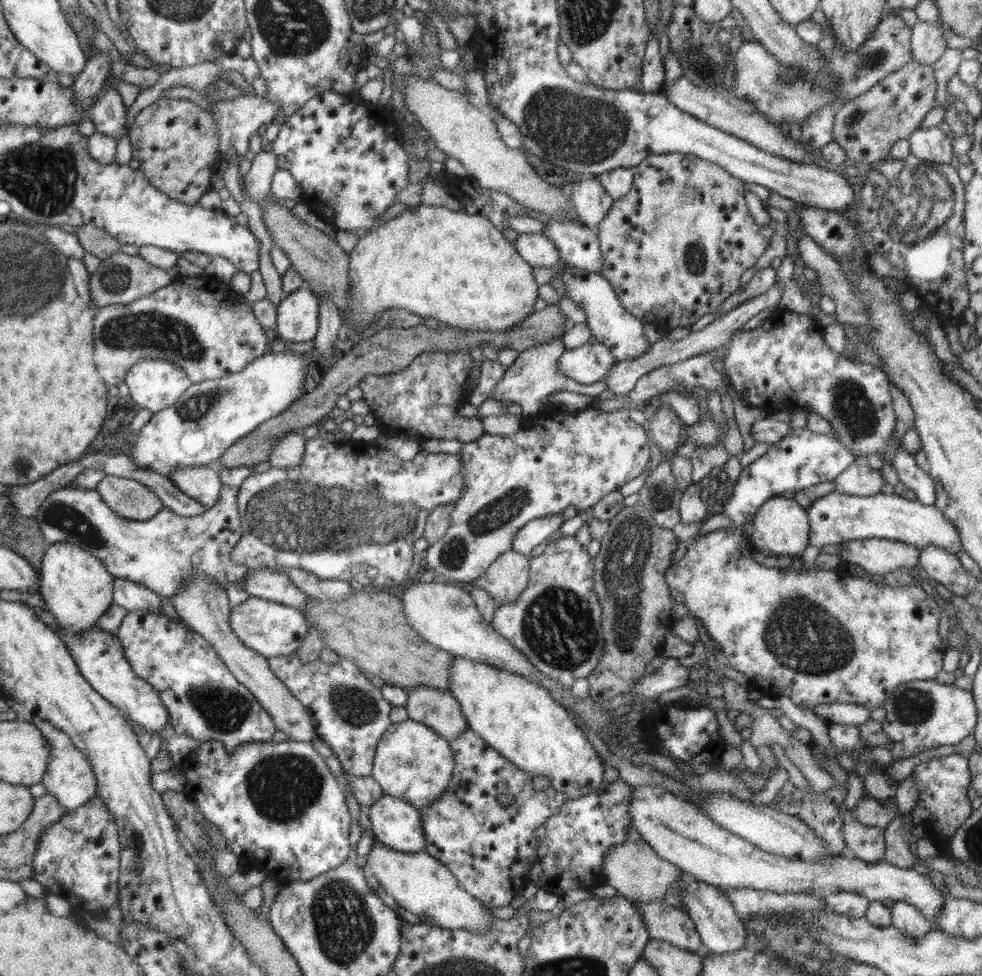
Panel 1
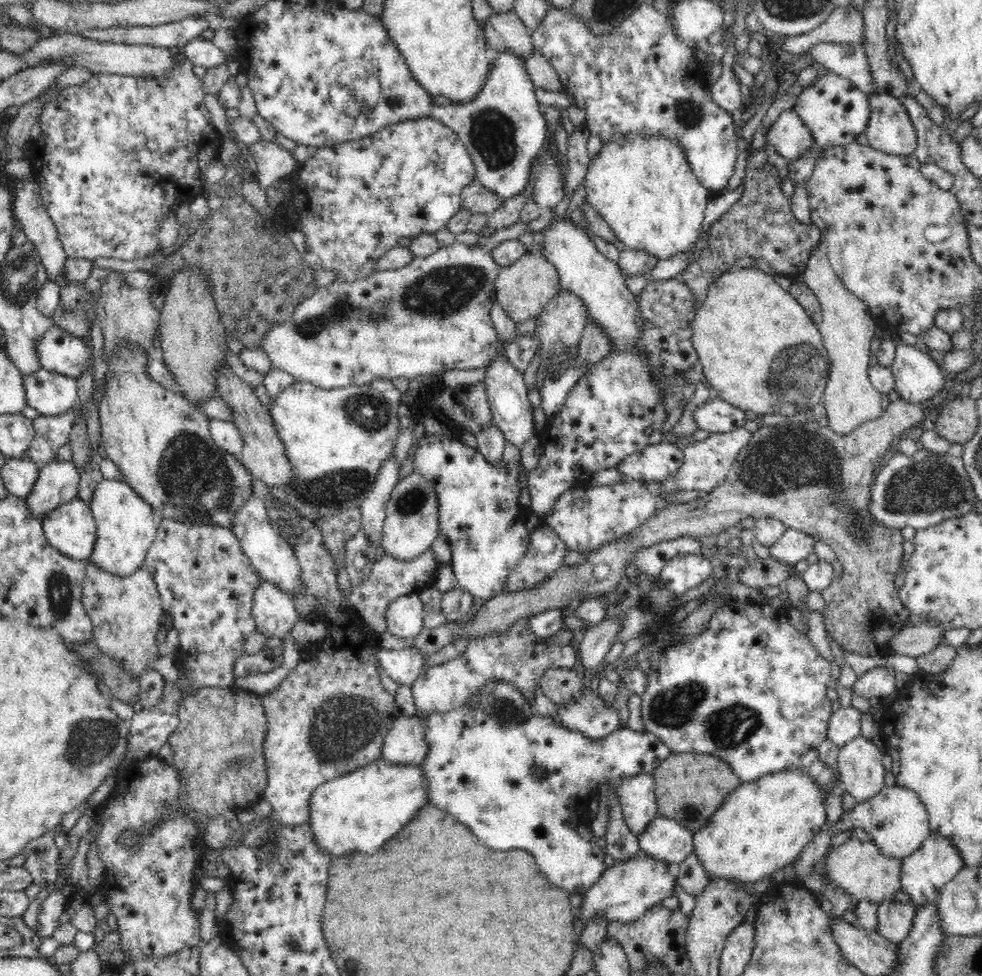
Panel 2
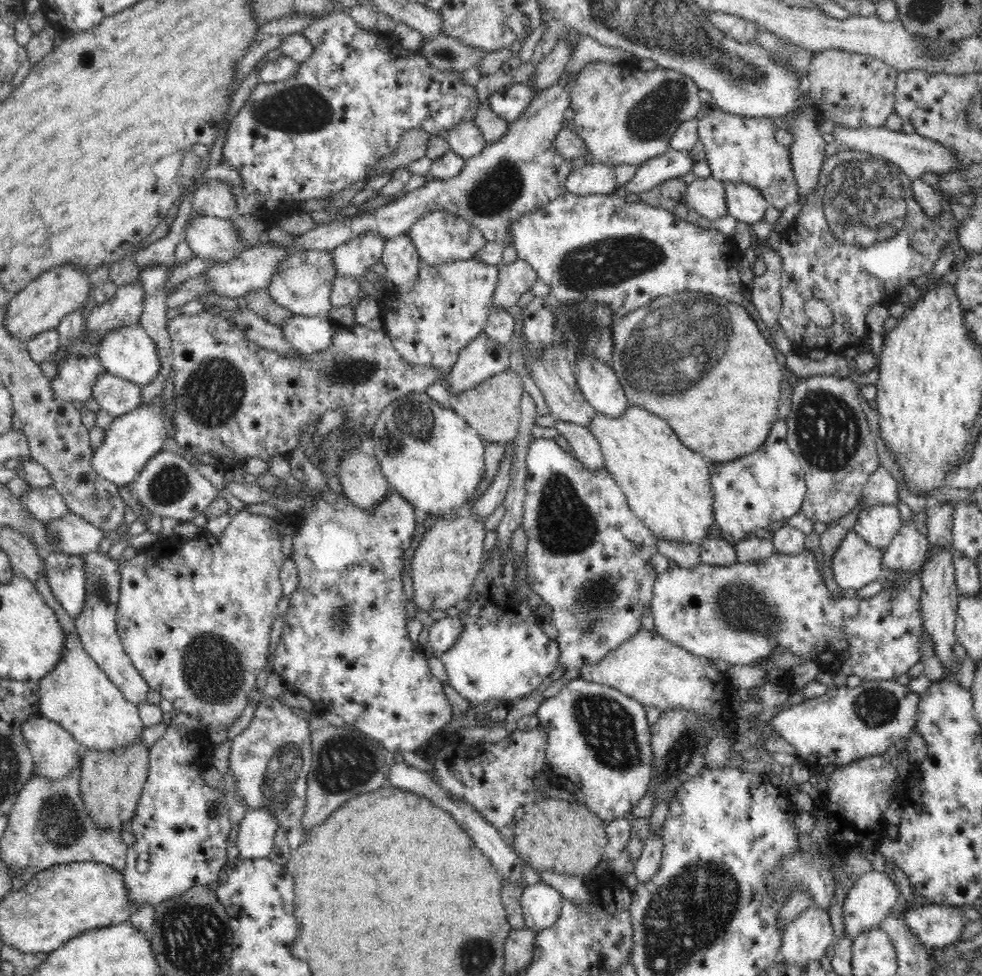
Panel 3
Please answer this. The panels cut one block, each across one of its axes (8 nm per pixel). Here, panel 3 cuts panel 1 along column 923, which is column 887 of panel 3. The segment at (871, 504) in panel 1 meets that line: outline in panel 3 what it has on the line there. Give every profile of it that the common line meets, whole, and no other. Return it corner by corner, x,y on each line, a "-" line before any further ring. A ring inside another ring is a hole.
874,505
860,512
853,530
871,546
884,550
903,525
896,505

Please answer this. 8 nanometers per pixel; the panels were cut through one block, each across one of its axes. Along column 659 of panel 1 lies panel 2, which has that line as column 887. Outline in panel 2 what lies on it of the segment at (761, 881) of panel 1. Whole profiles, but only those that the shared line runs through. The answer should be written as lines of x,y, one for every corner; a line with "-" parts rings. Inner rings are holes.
893,786
884,787
875,797
869,798
863,803
858,802
856,806
847,813
842,814
836,823
828,823
808,844
795,860
795,882
800,883
806,876
812,874
818,860
822,860
828,850
831,839
840,839
844,830
848,828
863,828
872,842
888,857
903,859
910,856
921,847
922,842
930,836
930,819
928,809
920,802
920,797
912,790

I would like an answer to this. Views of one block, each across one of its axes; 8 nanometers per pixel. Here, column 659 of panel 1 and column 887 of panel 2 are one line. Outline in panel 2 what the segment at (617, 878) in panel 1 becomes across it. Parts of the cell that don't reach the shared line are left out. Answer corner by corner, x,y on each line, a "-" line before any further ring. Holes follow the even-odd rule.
841,837
837,840
837,843
832,846
832,850
828,852
822,860
818,860
816,866
812,866
814,867
812,874
806,876
800,884
810,889
814,896
820,900
825,898
825,895
822,893
822,886
826,884
827,880
830,880
833,886
843,888
849,896
855,896
858,901
880,903
884,899
892,898
894,893
900,890
900,872
902,872
902,862
903,859
888,857
888,855
882,853
872,840
862,841
856,838

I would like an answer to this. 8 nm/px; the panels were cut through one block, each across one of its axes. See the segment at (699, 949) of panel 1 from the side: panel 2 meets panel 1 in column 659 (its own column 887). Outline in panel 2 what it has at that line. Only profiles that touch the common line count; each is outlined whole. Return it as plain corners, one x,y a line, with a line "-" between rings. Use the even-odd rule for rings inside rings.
893,898
878,903
878,928
876,930
889,941
899,945
911,931
916,907

